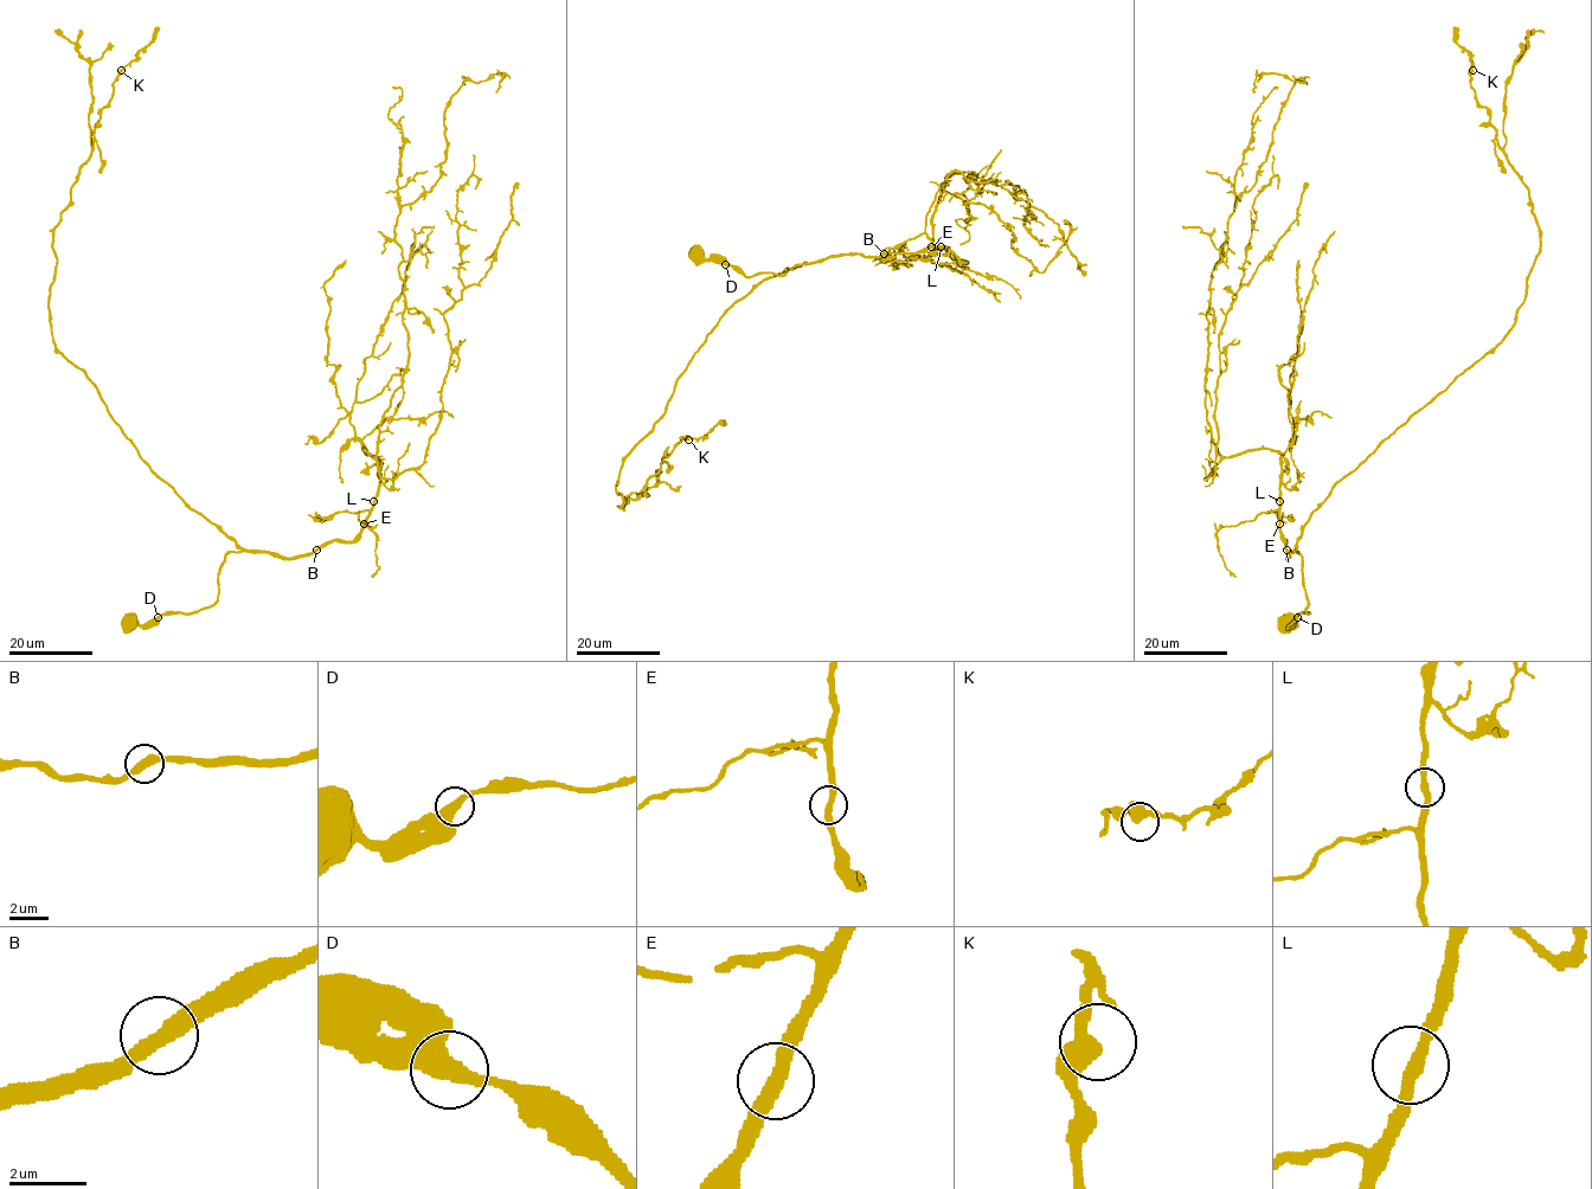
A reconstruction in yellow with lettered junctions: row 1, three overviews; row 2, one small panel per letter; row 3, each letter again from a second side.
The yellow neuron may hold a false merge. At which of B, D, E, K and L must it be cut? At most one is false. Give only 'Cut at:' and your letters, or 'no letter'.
Cut at: no letter

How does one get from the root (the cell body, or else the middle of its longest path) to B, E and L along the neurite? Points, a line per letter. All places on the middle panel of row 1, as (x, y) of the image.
B: (697, 254), (736, 265), (746, 276), (783, 275), (798, 264), (841, 255), (884, 254)
E: (697, 254), (752, 276), (783, 275), (798, 264), (841, 255), (880, 256), (931, 246)
L: (697, 254), (752, 276), (783, 275), (798, 264), (841, 255), (880, 256), (941, 246)

